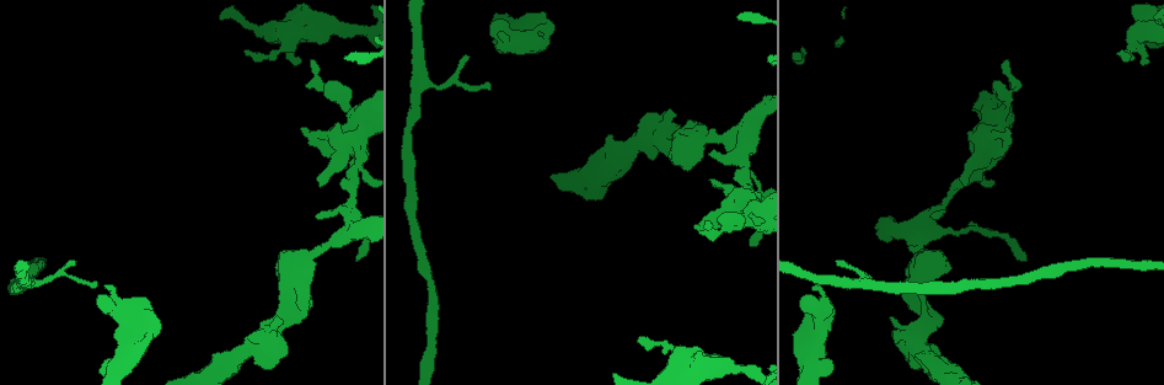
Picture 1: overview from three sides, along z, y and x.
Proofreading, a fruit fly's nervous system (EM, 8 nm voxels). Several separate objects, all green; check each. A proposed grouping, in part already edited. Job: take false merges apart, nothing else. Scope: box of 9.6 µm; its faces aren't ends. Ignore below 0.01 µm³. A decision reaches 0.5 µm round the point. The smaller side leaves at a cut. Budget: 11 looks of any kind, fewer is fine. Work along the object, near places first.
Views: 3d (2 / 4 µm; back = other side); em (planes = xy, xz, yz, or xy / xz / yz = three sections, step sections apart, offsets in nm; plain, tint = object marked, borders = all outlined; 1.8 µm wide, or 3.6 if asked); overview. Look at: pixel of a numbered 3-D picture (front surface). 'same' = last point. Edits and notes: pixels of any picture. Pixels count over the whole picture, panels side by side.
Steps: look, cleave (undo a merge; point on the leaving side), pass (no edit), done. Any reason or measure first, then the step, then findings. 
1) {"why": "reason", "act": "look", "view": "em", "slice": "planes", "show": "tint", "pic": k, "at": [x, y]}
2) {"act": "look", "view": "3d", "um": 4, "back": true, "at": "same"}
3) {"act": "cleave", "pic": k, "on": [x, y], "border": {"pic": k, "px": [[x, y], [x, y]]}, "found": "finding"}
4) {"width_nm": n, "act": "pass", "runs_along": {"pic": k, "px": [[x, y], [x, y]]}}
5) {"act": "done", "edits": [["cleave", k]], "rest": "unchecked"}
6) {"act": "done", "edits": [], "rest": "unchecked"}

{"why": "narrows sharply", "act": "look", "view": "3d", "um": 2, "pic": 1, "at": [917, 271]}

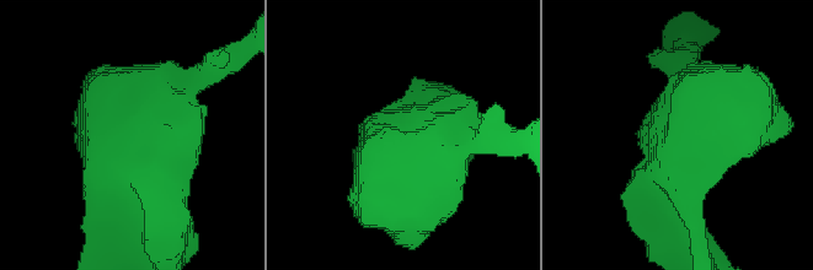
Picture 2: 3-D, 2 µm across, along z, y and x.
{"why": "now the EM", "act": "look", "view": "em", "slice": "yz", "step": 8, "show": "tint", "pic": 2, "at": [421, 124]}

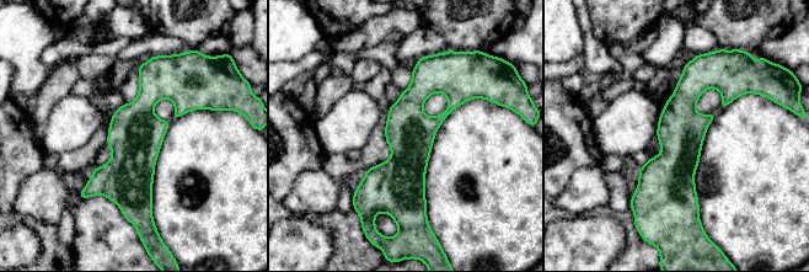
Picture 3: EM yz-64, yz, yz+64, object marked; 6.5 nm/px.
{"act": "look", "view": "em", "slice": "xz", "step": 8, "show": "tint", "at": "same"}

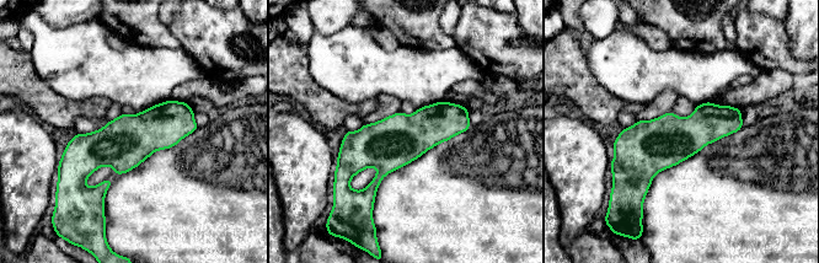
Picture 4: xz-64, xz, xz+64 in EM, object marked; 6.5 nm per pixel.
{"act": "pass", "runs_along": {"pic": 4, "px": [[191, 114], [63, 162]]}, "found": "continuous, no second neuron"}

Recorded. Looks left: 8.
{"why": "four-way junction", "act": "look", "view": "3d", "um": 4, "pic": 1, "at": [532, 44]}

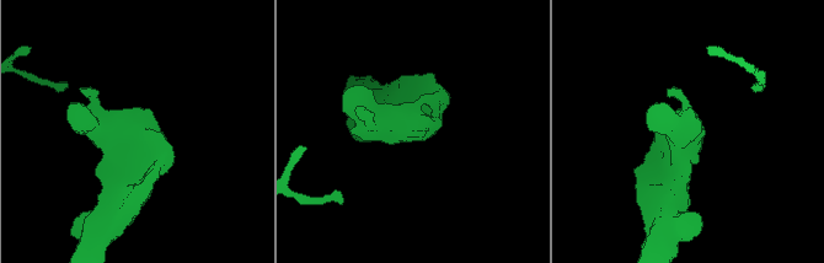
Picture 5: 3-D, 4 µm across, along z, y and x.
{"arms": 4, "act": "look", "view": "em", "slice": "planes", "show": "borders", "pic": 5, "at": [136, 141]}

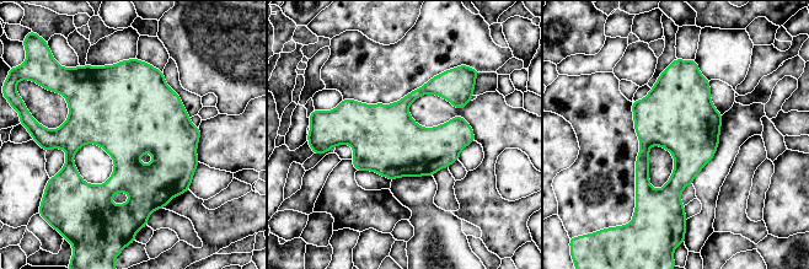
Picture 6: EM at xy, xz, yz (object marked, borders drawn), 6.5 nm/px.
{"act": "pass", "found": "all the same neuron"}

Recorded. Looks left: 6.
{"why": "thin neck", "act": "look", "view": "em", "um": 3.6, "slice": "planes", "show": "tint", "pic": 1, "at": [1144, 24]}

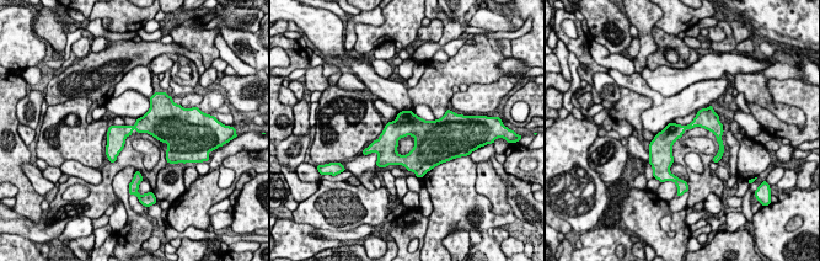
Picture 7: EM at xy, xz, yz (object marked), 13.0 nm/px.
{"width_nm": 220, "act": "pass", "runs_along": {"pic": 7, "px": [[718, 128], [693, 123], [653, 148]]}, "found": "one neuron here"}

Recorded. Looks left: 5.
{"why": "narrows sharply", "act": "look", "view": "3d", "um": 2, "pic": 1, "at": [719, 232]}

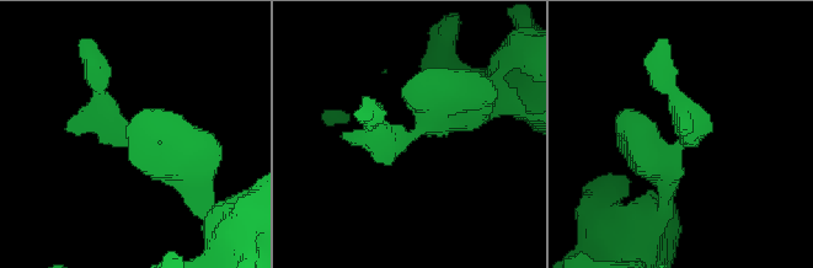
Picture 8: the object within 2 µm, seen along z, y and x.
{"act": "look", "view": "em", "slice": "planes", "show": "tint", "pic": 8, "at": [125, 139]}

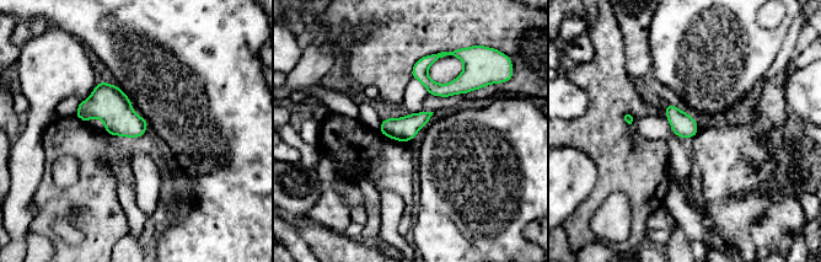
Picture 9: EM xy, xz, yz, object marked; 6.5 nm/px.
{"width_nm": 160, "act": "pass", "found": "one neuron here"}

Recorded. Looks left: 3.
{"act": "done", "edits": [], "rest": "unchecked"}

